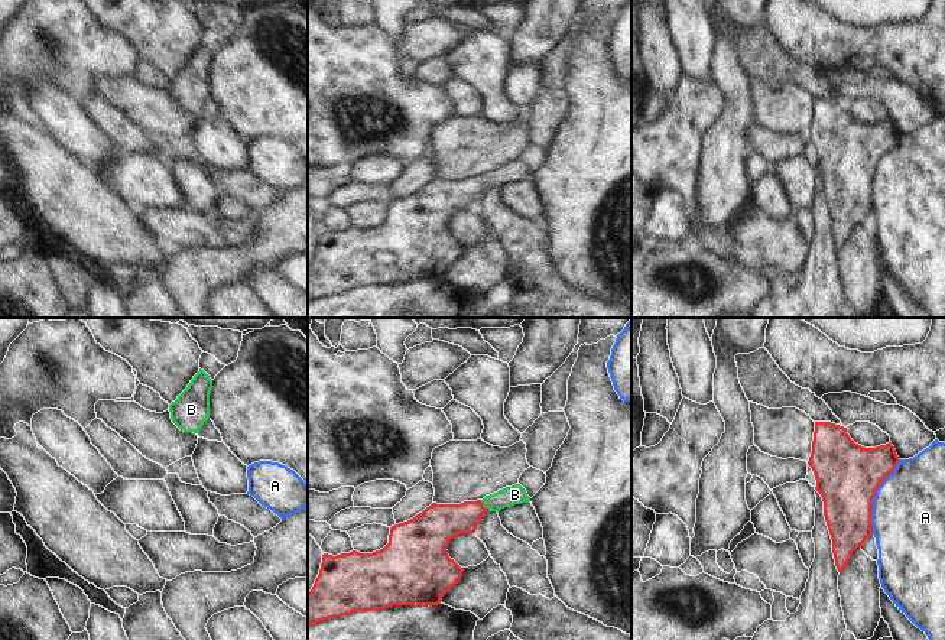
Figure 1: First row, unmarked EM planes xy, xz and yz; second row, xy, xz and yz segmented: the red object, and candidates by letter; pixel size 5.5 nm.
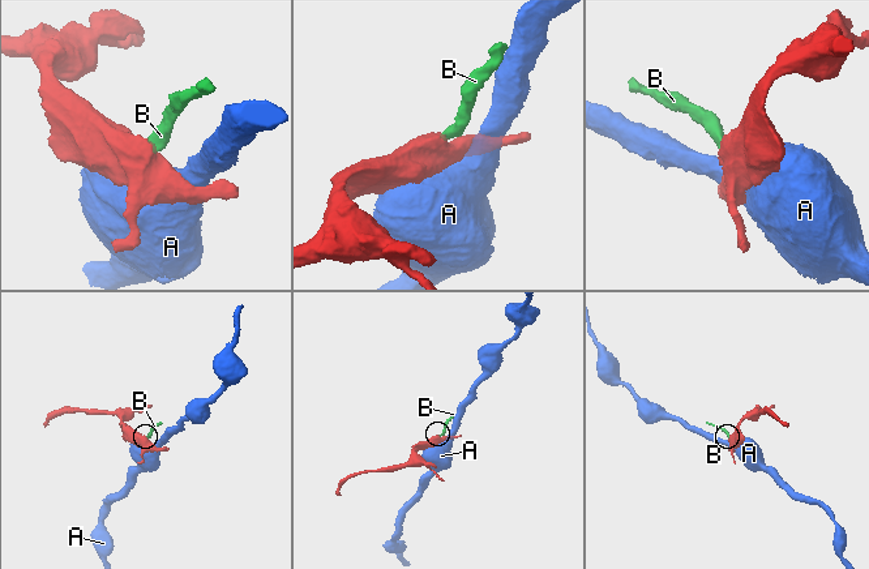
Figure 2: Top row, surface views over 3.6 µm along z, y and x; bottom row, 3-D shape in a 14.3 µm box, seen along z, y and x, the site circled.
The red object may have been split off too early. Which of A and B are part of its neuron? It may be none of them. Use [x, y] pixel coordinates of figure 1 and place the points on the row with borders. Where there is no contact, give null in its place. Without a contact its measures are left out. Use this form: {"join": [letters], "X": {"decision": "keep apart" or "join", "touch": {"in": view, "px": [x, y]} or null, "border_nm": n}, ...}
{"join": ["B"], "A": {"decision": "keep apart", "touch": {"in": "yz", "px": [873, 497]}, "border_nm": 440}, "B": {"decision": "join", "touch": {"in": "xz", "px": [483, 506]}, "border_nm": 80}}

